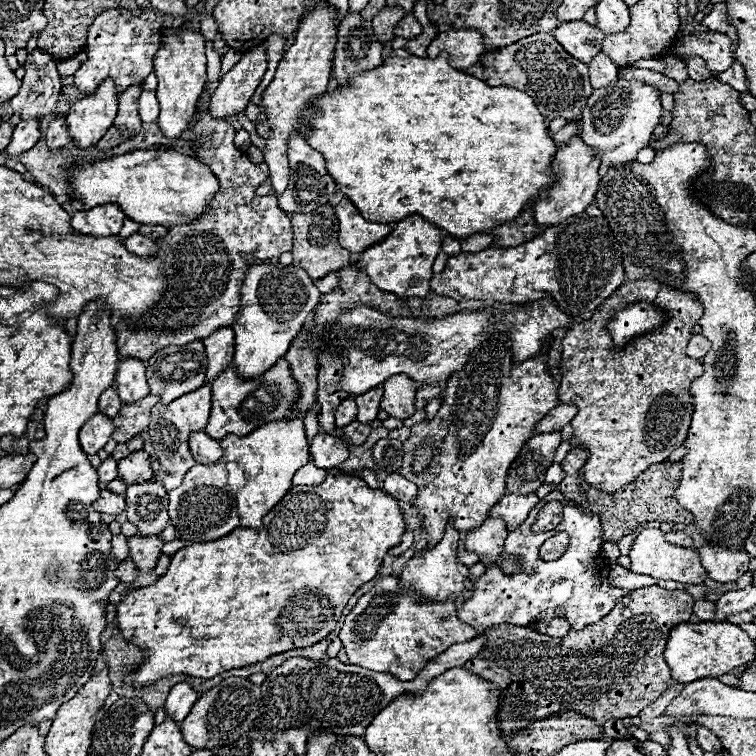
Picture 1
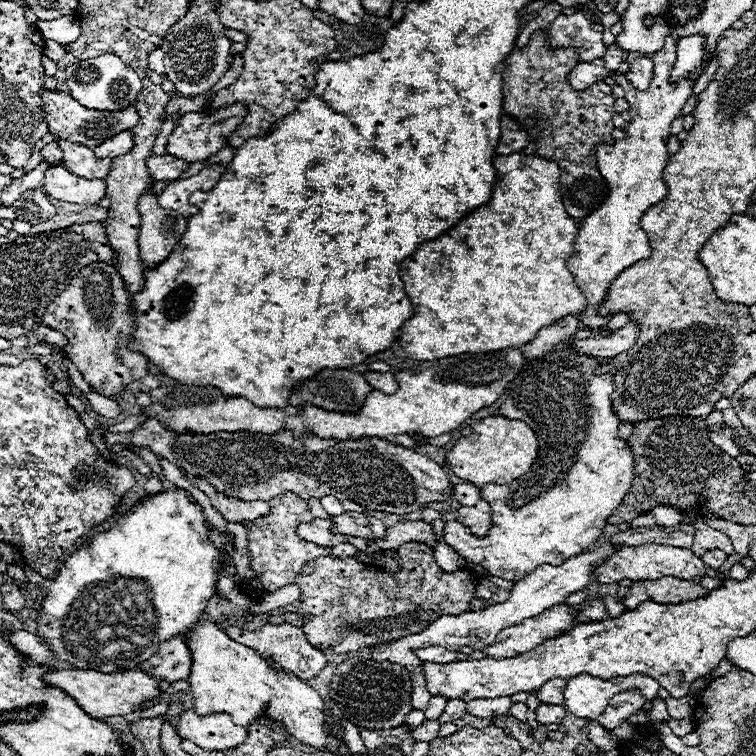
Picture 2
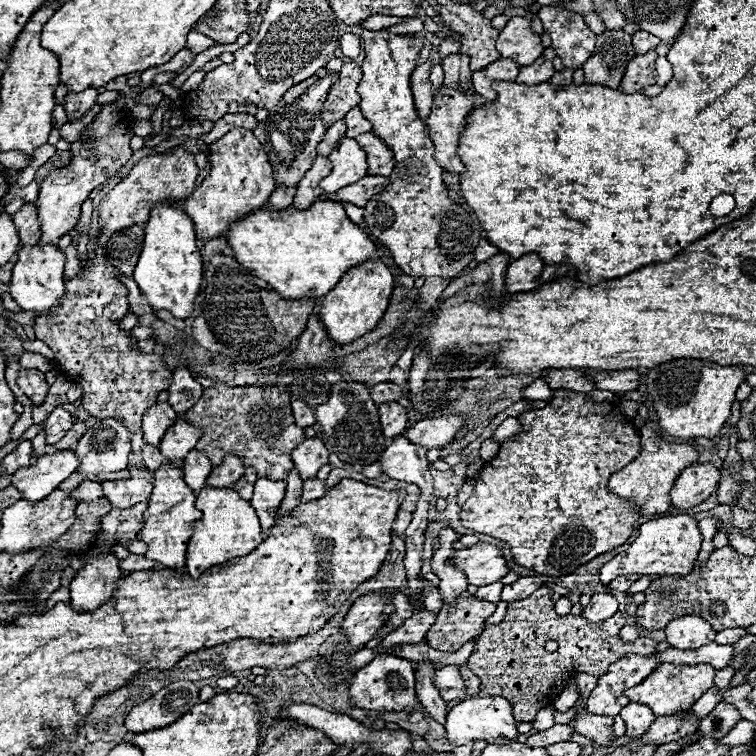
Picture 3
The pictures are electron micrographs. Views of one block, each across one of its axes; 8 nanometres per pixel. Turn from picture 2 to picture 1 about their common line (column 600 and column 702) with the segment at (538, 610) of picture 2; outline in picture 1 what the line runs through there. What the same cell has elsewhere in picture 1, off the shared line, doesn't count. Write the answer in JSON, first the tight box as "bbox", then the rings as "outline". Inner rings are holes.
{"bbox":[700,544,750,582],"outline":[[[716,544],[700,546],[702,566],[706,568],[710,580],[716,582],[736,582],[748,572],[750,554],[742,548],[726,548]]]}

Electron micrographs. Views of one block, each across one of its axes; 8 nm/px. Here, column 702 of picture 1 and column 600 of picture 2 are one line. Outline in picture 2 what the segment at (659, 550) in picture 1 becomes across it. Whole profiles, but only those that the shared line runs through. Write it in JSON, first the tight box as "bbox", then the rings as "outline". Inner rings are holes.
{"bbox":[596,544,706,584],"outline":[[[642,544],[642,546],[622,546],[596,572],[596,578],[602,584],[620,582],[622,578],[630,578],[636,582],[636,580],[656,580],[656,578],[664,578],[664,576],[700,582],[706,576],[706,564],[690,548],[676,548],[676,546],[666,546],[666,544]]]}

